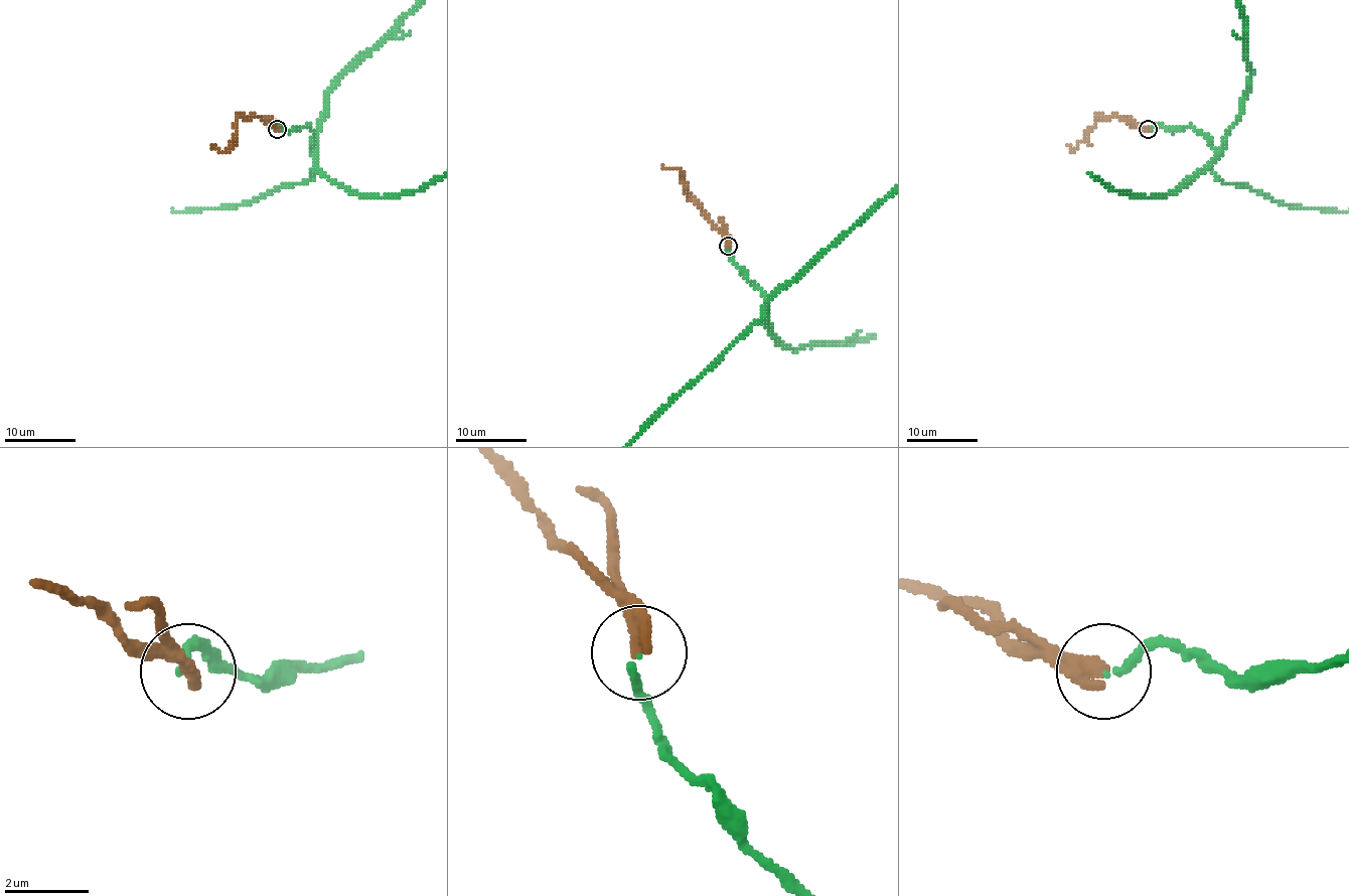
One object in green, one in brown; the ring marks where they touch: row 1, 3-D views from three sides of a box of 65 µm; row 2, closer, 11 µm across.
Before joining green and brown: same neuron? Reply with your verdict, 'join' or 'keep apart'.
join

